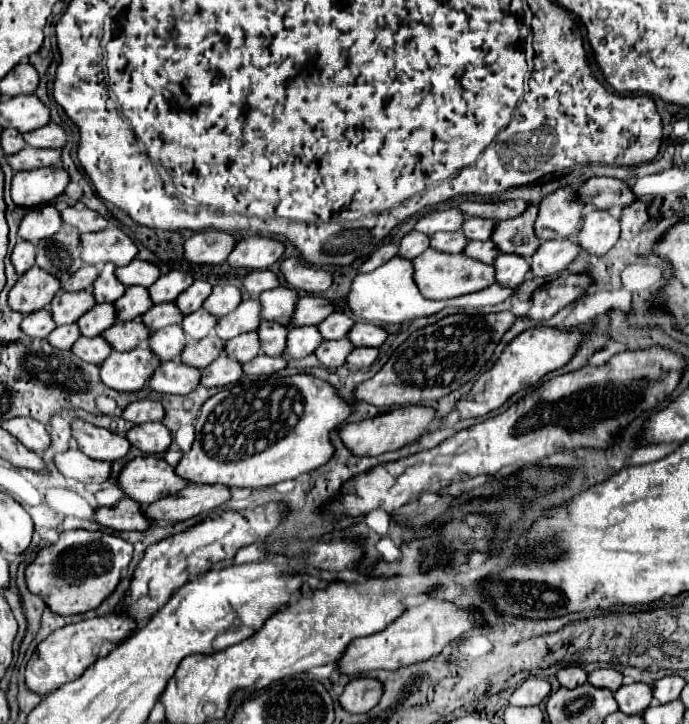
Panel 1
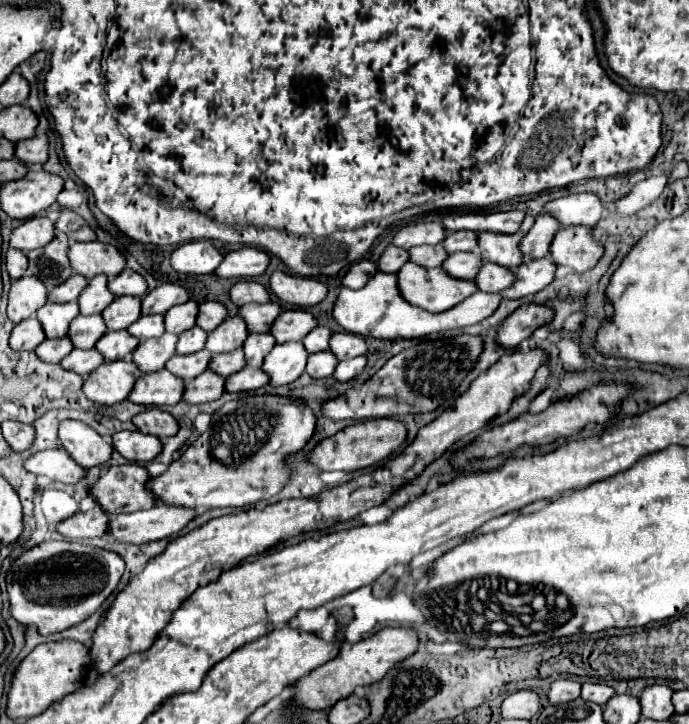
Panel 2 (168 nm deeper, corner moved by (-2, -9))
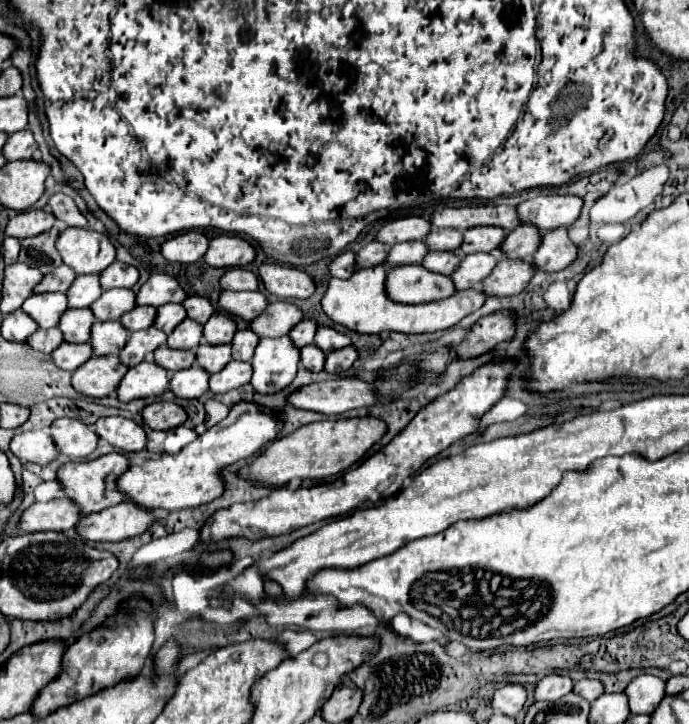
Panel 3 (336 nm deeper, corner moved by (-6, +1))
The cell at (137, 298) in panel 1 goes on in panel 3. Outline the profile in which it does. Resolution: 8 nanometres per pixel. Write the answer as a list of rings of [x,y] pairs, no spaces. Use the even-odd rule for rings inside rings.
[[[108,290],[92,302],[92,314],[96,320],[120,320],[120,316],[136,306],[132,290]]]

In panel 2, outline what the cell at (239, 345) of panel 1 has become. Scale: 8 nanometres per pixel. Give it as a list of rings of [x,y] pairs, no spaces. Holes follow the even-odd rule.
[[[238,348],[238,350],[232,350],[232,352],[226,352],[226,354],[214,354],[212,356],[212,364],[210,368],[222,376],[232,376],[236,372],[240,372],[242,368],[246,366],[246,358],[244,358],[244,350]]]

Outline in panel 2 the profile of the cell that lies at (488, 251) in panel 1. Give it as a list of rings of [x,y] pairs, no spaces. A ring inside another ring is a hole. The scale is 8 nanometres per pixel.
[[[460,252],[460,254],[450,254],[448,260],[442,264],[442,268],[456,278],[472,280],[476,272],[482,268],[482,256],[476,252]]]

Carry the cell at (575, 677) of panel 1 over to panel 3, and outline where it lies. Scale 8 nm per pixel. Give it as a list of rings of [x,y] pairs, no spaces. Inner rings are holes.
[[[550,674],[544,676],[534,690],[534,700],[548,700],[548,702],[556,702],[558,698],[566,696],[568,692],[572,692],[572,680],[568,676],[560,676],[560,674]]]

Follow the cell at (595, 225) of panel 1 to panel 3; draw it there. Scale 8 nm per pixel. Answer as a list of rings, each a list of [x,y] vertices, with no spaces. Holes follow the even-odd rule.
[[[556,228],[542,234],[540,246],[534,252],[532,264],[536,270],[558,272],[558,270],[564,270],[570,262],[574,262],[576,254],[578,254],[578,248],[570,242],[566,228]]]

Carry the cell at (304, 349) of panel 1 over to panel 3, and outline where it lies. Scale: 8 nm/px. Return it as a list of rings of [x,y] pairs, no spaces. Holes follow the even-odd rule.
[[[288,336],[280,338],[260,338],[254,358],[252,358],[252,378],[250,384],[262,394],[274,394],[286,388],[298,370],[300,350],[292,346]]]

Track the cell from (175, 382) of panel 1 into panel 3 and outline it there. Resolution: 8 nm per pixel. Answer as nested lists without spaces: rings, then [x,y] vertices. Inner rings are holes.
[[[144,360],[124,374],[116,388],[116,394],[120,402],[160,396],[168,388],[168,380],[170,374],[162,366],[156,366],[152,360]]]

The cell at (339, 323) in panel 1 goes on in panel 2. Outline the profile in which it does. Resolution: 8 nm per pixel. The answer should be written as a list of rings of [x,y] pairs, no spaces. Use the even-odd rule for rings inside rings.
[[[318,326],[304,338],[304,346],[308,348],[310,354],[322,352],[322,350],[330,348],[330,338],[332,338],[332,330],[328,330],[324,326]]]

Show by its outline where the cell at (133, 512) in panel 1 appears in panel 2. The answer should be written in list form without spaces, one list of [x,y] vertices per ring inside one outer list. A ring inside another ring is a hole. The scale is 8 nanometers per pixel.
[[[94,508],[88,512],[78,512],[72,518],[58,524],[58,532],[66,538],[104,538],[108,534],[110,516],[104,512],[104,508]]]

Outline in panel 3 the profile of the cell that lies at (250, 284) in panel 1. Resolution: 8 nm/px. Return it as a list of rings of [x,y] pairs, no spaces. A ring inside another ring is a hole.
[[[232,268],[220,278],[222,290],[258,290],[258,278],[246,268]]]

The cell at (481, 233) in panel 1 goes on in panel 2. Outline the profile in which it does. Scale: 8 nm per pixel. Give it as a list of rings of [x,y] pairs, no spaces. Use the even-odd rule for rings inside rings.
[[[462,230],[462,232],[450,232],[444,240],[444,248],[452,254],[452,252],[472,252],[476,250],[478,244],[478,234],[470,232],[470,230]]]

